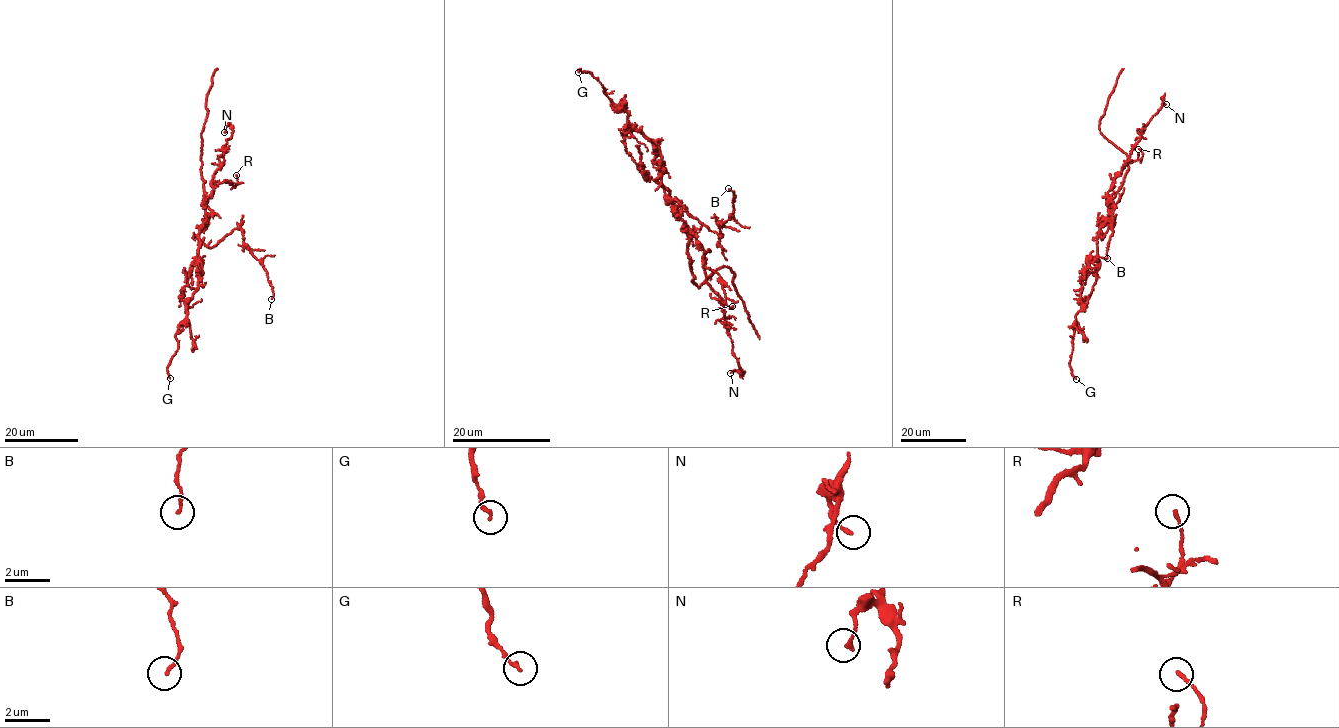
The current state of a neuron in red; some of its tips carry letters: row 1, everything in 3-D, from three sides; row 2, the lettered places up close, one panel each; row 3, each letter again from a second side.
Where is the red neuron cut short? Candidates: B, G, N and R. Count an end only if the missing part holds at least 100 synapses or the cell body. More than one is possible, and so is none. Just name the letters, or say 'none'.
none

